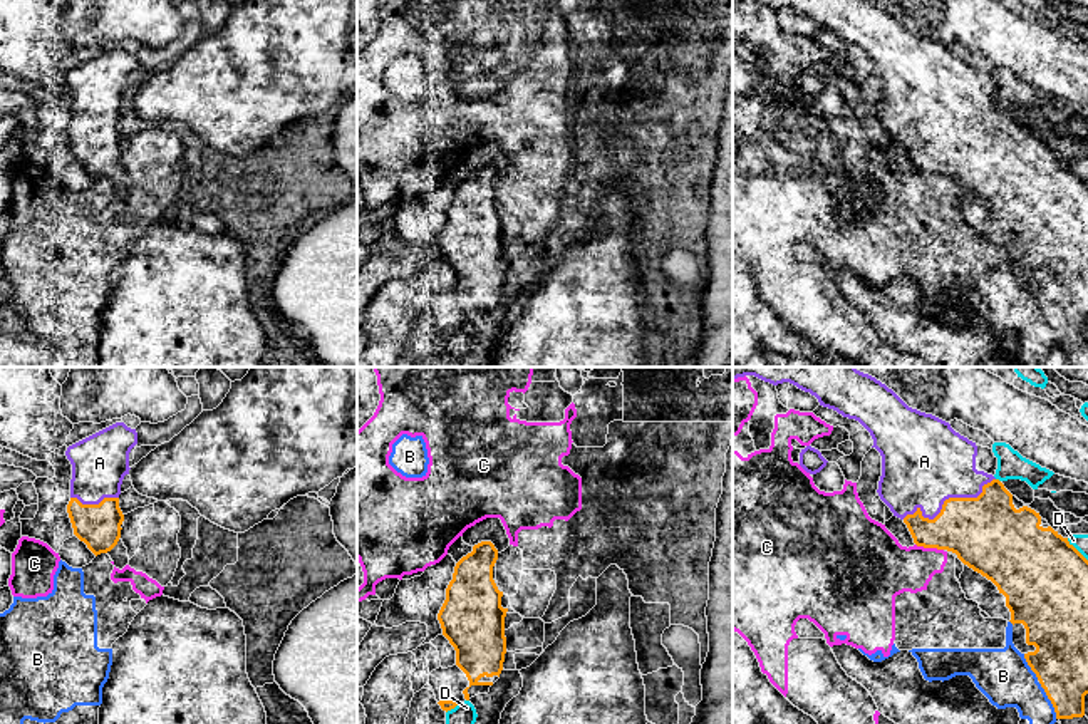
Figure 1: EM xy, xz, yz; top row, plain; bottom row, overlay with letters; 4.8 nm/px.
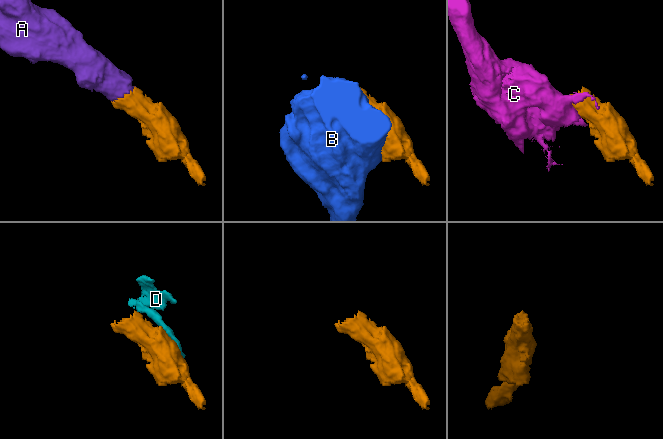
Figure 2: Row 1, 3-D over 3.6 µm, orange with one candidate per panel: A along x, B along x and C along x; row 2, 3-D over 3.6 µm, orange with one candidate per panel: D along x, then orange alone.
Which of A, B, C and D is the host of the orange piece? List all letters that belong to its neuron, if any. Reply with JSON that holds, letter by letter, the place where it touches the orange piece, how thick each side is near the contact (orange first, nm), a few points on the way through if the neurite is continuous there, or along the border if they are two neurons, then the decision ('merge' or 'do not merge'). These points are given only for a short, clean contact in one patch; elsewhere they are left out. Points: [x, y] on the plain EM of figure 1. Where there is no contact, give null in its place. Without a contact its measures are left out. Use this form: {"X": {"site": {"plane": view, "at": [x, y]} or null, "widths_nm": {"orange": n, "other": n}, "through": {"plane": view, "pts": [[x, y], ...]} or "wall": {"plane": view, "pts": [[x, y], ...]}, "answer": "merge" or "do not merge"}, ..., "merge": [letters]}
{"A": {"site": {"plane": "yz", "at": [946, 124]}, "widths_nm": {"orange": 360, "other": 420}, "answer": "merge"}, "B": {"site": {"plane": "yz", "at": [1050, 324]}, "widths_nm": {"orange": 260, "other": 260}, "answer": "do not merge"}, "C": {"site": {"plane": "yz", "at": [929, 171]}, "widths_nm": {"orange": 320, "other": 300}, "wall": {"plane": "yz", "pts": [[916, 168], [942, 175]]}, "answer": "do not merge"}, "D": {"site": {"plane": "yz", "at": [1077, 175]}, "widths_nm": {"orange": 420, "other": 80}, "answer": "do not merge"}, "merge": ["A"]}

